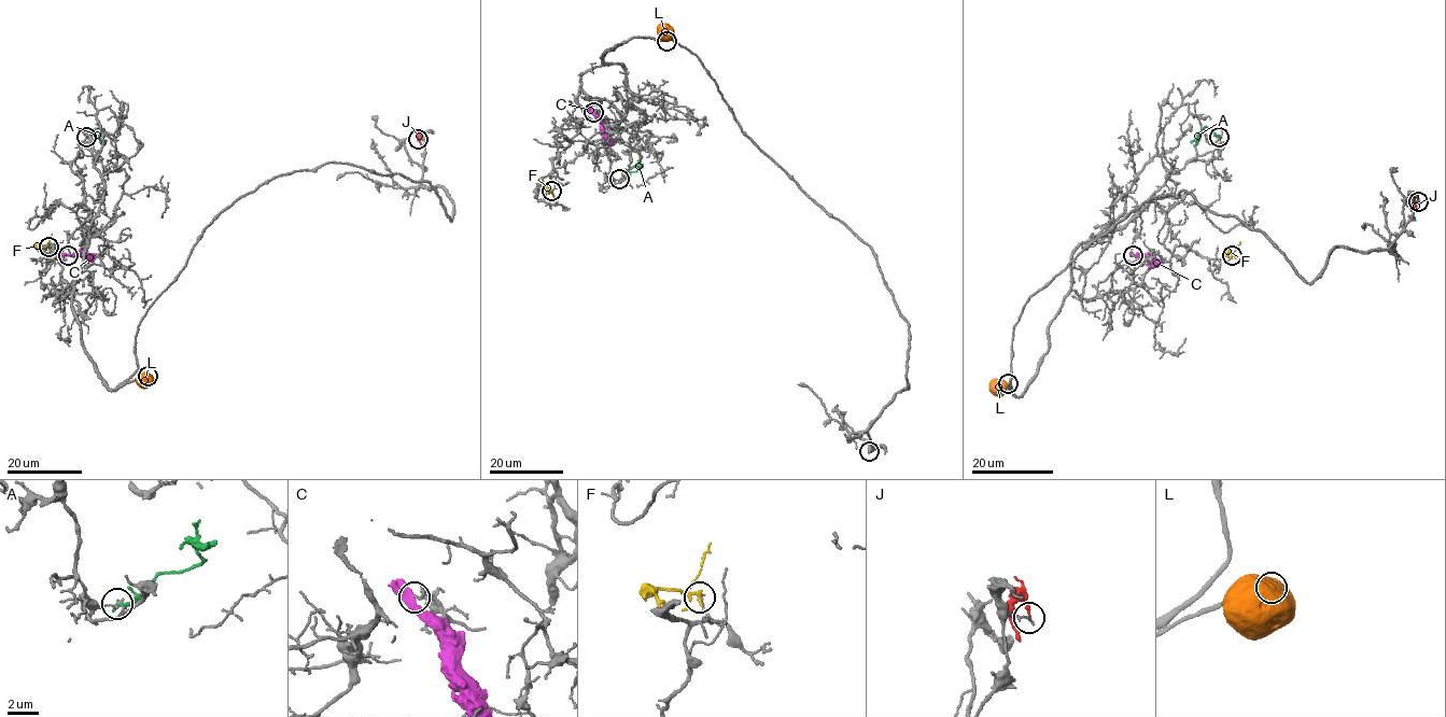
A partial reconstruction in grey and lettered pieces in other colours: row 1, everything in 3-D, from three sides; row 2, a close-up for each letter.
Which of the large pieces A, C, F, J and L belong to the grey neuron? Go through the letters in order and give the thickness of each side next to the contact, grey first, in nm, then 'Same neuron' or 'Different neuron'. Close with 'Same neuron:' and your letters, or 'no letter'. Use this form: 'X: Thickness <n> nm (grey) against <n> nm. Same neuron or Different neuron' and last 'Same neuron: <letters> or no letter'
A: Thickness 160 nm (grey) against 260 nm. Different neuron
C: Thickness 130 nm (grey) against 400 nm. Different neuron
F: Thickness 110 nm (grey) against 260 nm. Different neuron
J: Thickness 150 nm (grey) against 170 nm. Different neuron
L: Thickness 180 nm (grey) against 550 nm. Same neuron
Same neuron: L

